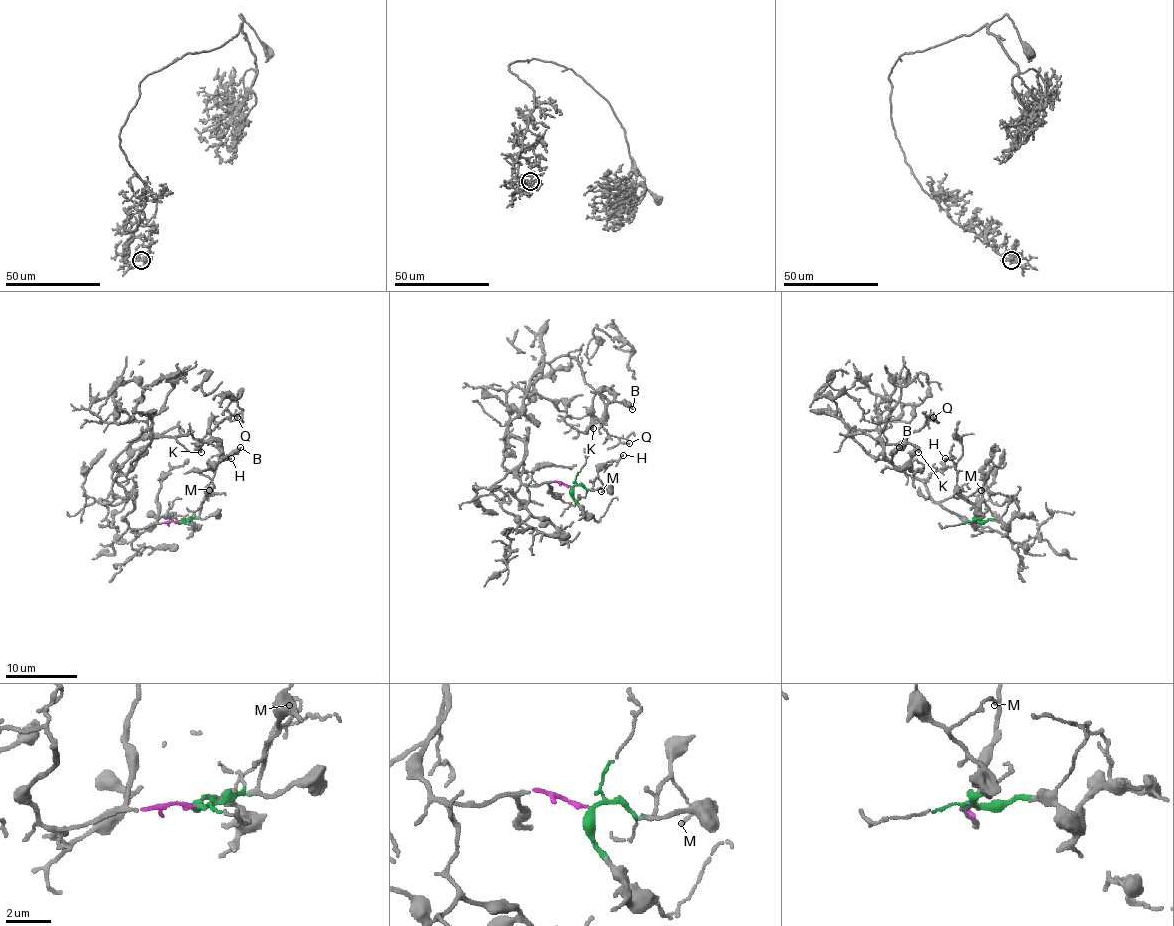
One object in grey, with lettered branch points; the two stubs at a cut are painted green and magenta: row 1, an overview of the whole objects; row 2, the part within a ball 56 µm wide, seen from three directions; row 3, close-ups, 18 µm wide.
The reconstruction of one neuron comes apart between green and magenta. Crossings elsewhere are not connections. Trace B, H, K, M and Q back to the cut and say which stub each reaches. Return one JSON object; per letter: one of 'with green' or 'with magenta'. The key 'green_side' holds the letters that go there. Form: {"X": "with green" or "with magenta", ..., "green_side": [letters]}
{"B": "with magenta", "H": "with green", "K": "with magenta", "M": "with green", "Q": "with magenta", "green_side": ["H", "M"]}

